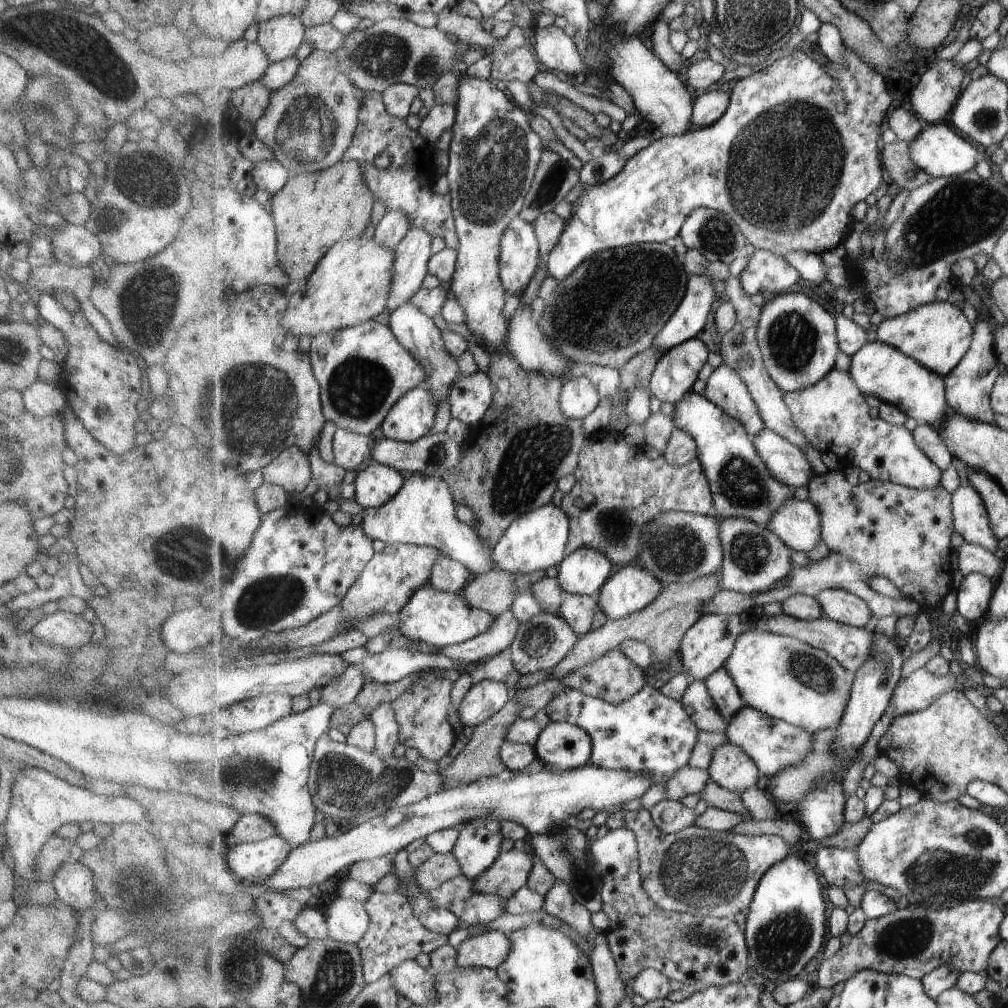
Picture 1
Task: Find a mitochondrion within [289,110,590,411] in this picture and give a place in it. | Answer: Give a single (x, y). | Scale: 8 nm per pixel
(492, 164)

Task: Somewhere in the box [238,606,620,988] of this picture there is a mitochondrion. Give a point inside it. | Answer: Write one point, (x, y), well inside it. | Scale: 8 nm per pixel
(341, 781)

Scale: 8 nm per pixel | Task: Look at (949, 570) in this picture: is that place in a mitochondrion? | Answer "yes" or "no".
no

